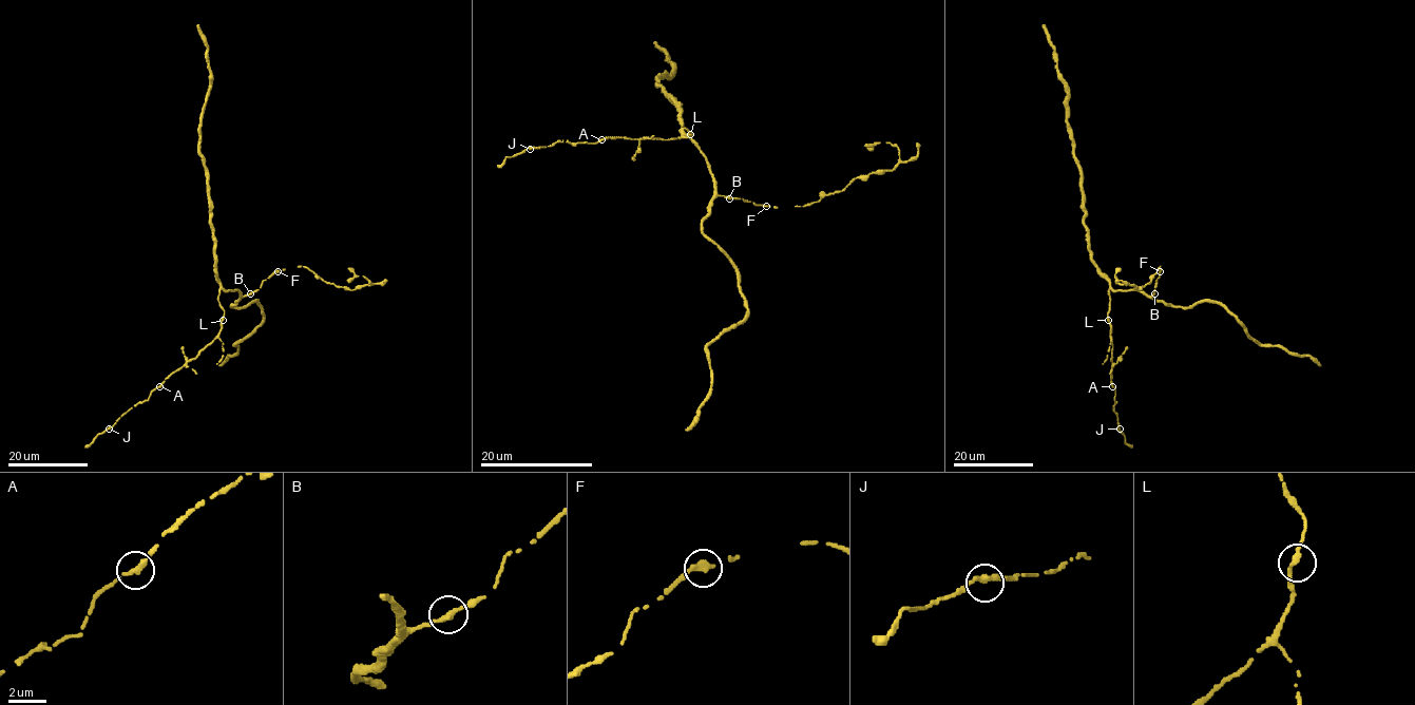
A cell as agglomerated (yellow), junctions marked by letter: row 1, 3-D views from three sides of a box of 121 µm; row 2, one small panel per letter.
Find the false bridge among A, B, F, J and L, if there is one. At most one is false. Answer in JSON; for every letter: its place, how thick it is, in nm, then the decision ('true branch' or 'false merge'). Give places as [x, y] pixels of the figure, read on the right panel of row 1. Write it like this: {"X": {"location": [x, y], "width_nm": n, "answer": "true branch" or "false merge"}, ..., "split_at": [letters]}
{"A": {"location": [1112, 386], "width_nm": 280, "answer": "true branch"}, "B": {"location": [1154, 293], "width_nm": 280, "answer": "true branch"}, "F": {"location": [1160, 271], "width_nm": 280, "answer": "false merge"}, "J": {"location": [1120, 429], "width_nm": 280, "answer": "true branch"}, "L": {"location": [1108, 320], "width_nm": 280, "answer": "true branch"}, "split_at": ["F"]}

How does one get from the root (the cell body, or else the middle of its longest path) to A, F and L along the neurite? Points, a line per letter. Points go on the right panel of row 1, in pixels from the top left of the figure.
A: (1108, 280), (1112, 386)
F: (1108, 280), (1114, 290), (1138, 290), (1152, 297), (1161, 271)
L: (1108, 280), (1108, 320)

